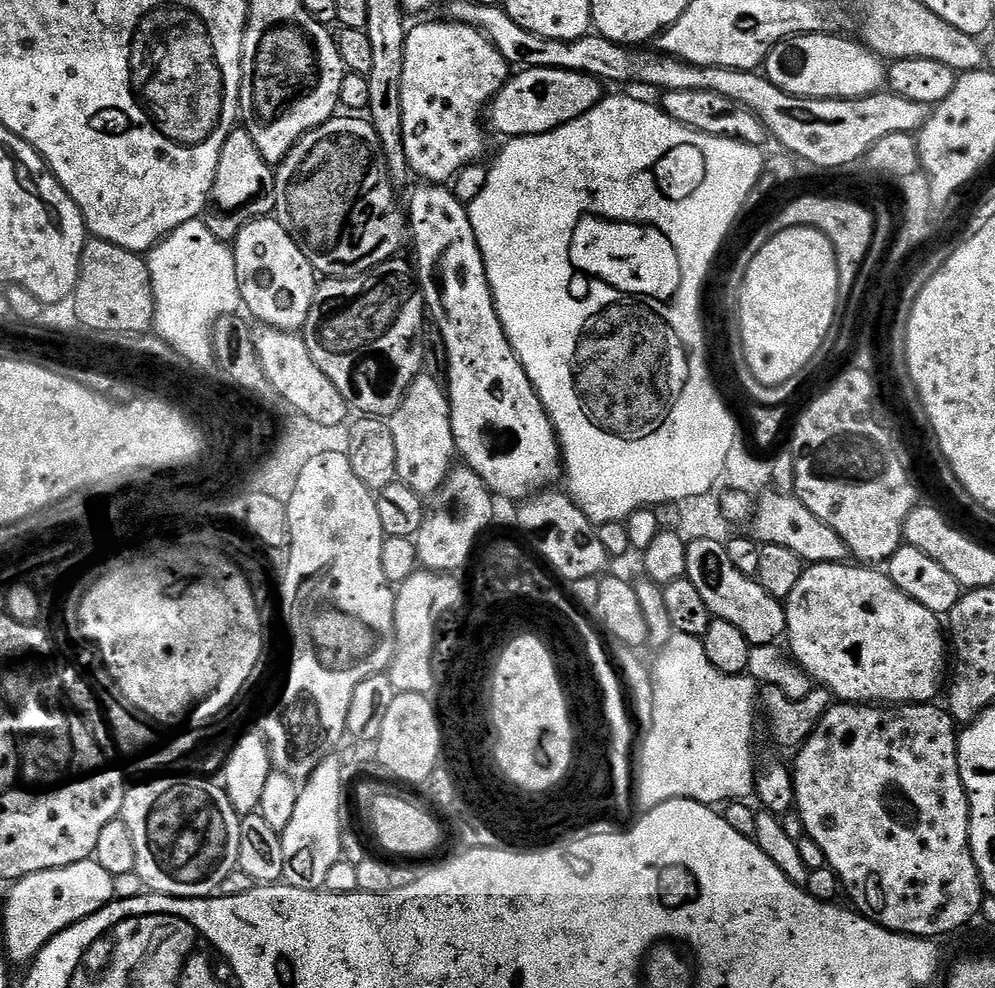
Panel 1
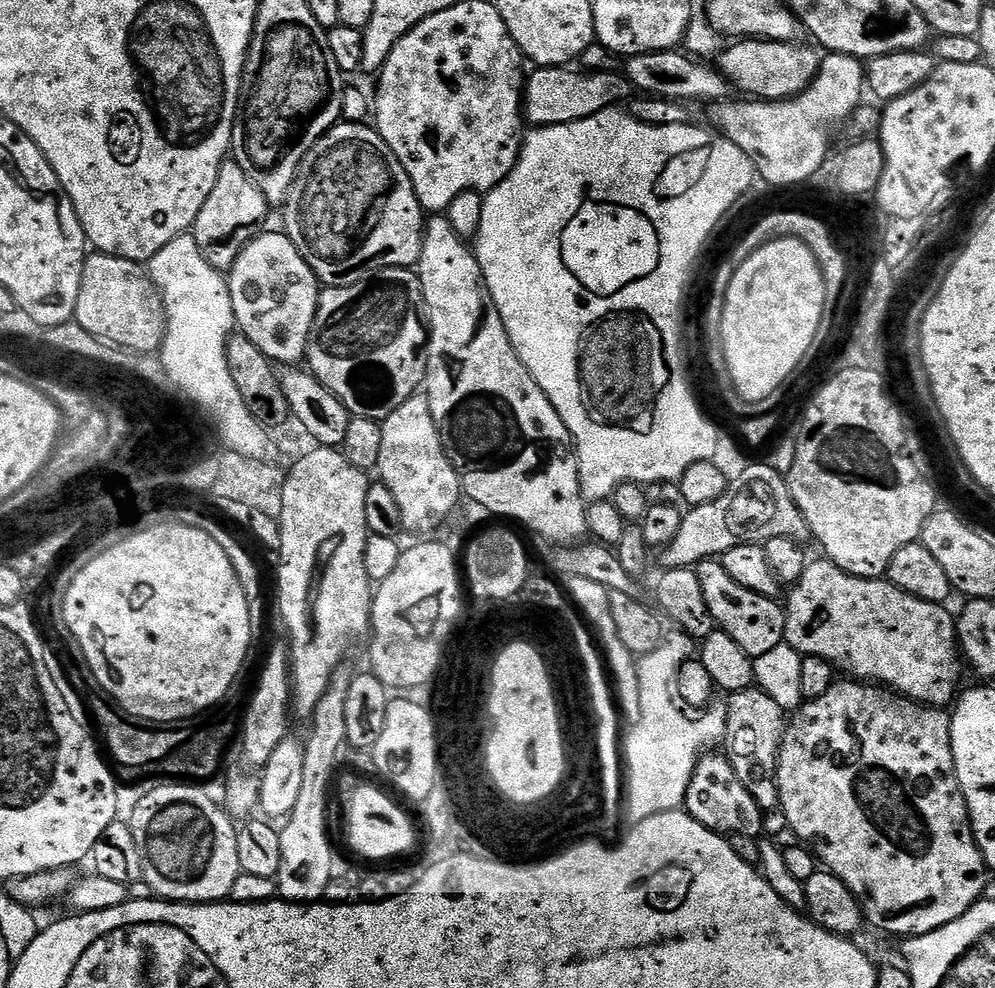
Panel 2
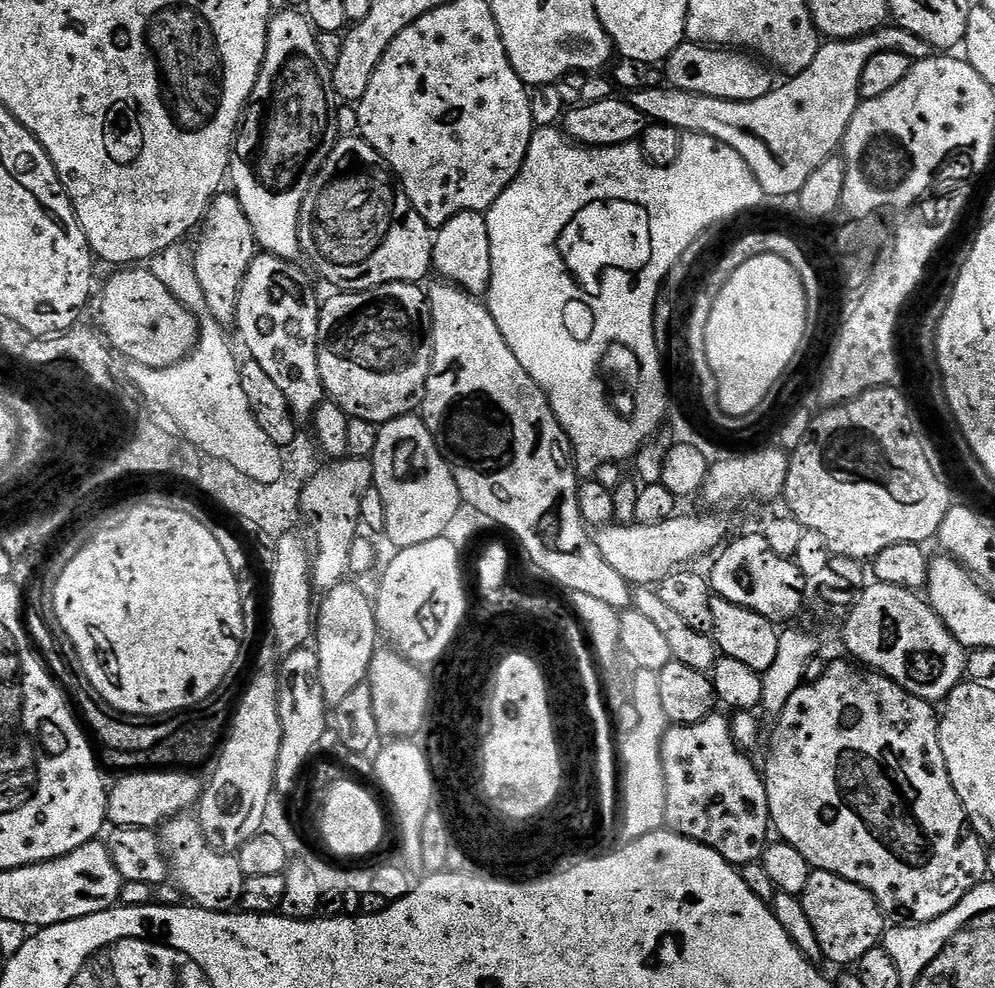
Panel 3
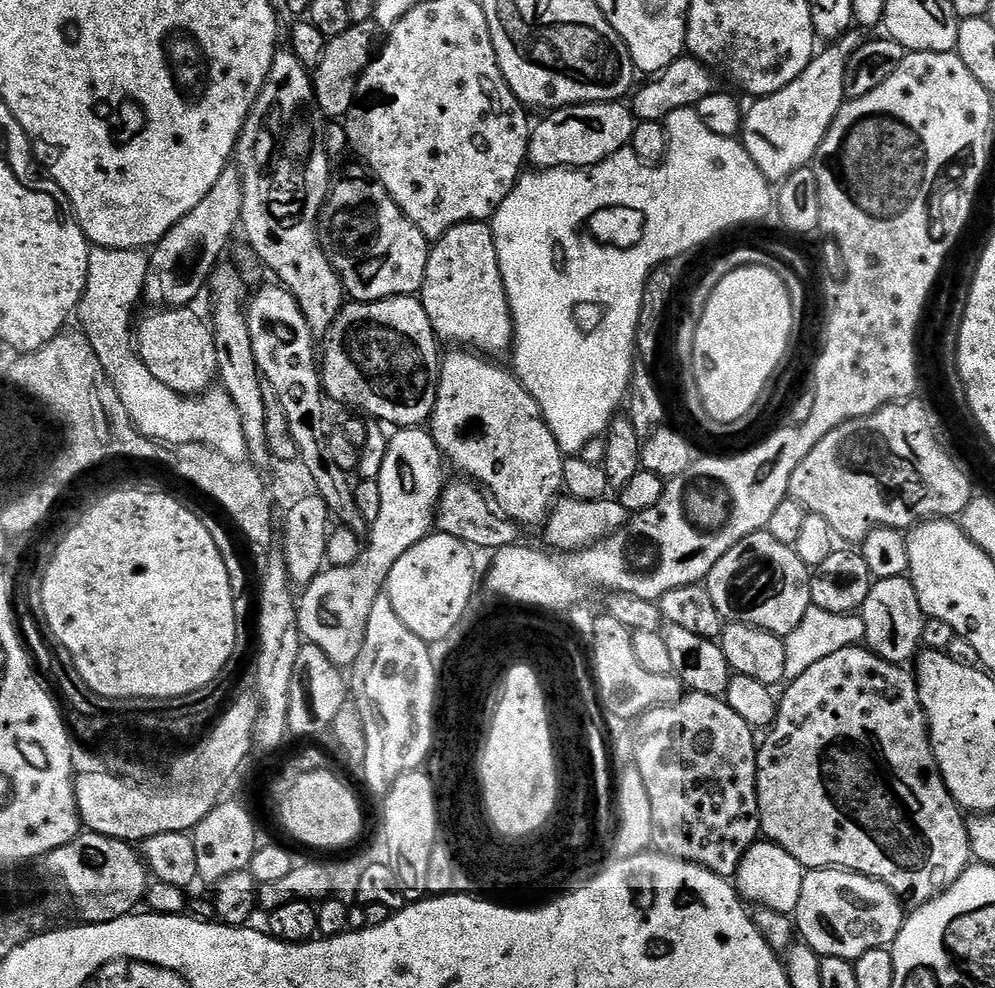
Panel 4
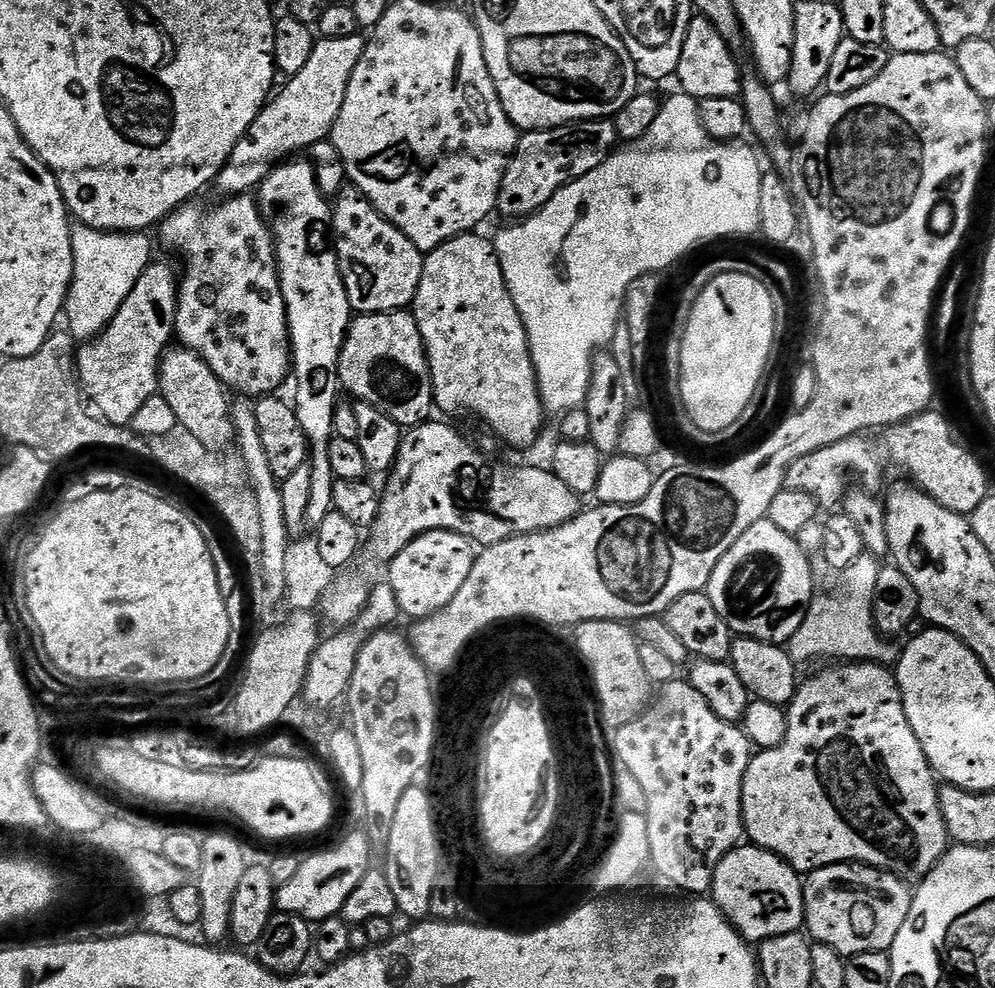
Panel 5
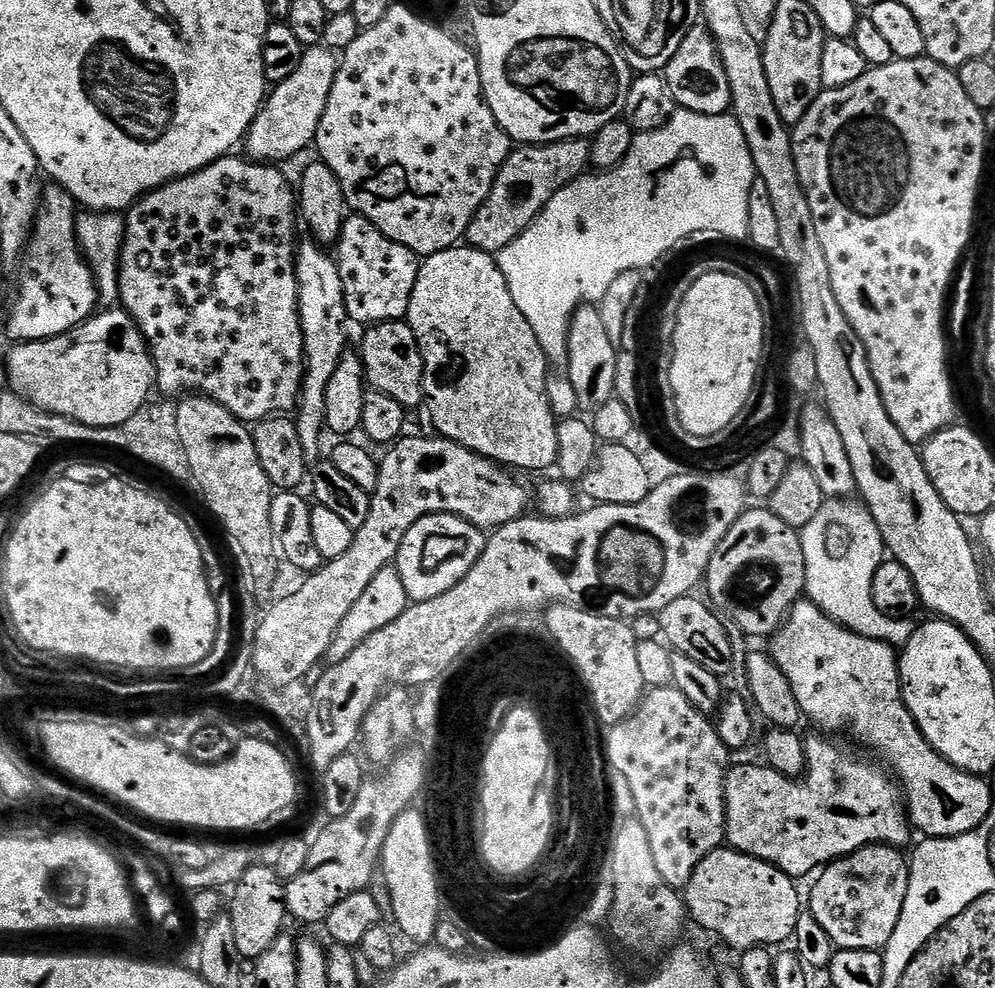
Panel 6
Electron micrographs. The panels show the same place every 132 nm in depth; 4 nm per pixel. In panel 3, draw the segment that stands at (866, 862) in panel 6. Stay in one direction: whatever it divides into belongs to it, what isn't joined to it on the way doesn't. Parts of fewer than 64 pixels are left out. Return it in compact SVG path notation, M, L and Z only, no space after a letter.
M812 870L802 895L806 918L818 934L820 956L840 966L855 965L866 950L877 947L886 931L886 917L878 902L862 886L829 872Z

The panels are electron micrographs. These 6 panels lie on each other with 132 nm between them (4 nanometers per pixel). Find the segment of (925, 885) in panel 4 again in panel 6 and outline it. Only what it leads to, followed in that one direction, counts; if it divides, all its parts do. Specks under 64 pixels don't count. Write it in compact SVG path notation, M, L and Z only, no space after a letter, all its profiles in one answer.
M809 735L804 742L810 771L803 777L802 782L783 776L763 763L740 764L737 768L736 765L729 767L724 787L727 847L765 860L793 878L808 875L811 877L833 860L849 856L871 844L889 844L892 848L903 849L904 843L914 836L902 789L890 775L889 769L879 763L871 764L854 749L847 748L844 744L835 744L832 741L835 739L827 735L816 735L820 736Z

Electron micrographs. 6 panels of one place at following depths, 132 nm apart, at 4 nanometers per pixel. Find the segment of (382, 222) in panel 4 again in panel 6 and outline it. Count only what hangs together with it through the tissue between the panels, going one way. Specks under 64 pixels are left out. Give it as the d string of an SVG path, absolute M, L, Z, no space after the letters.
M352 214L342 226L334 256L340 266L349 321L356 323L357 320L363 326L371 326L407 317L410 294L420 269L416 253L386 238L386 234L382 234L382 230L378 230L378 226L371 224L366 217Z

